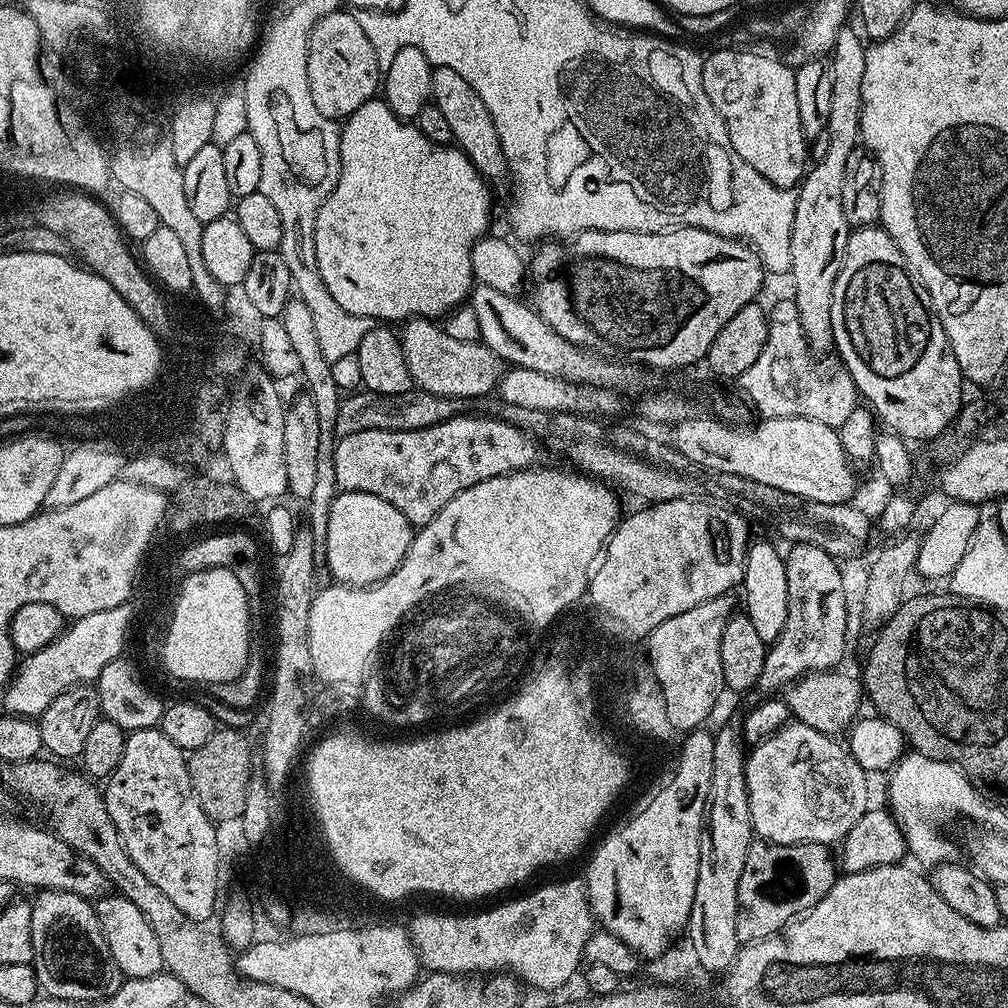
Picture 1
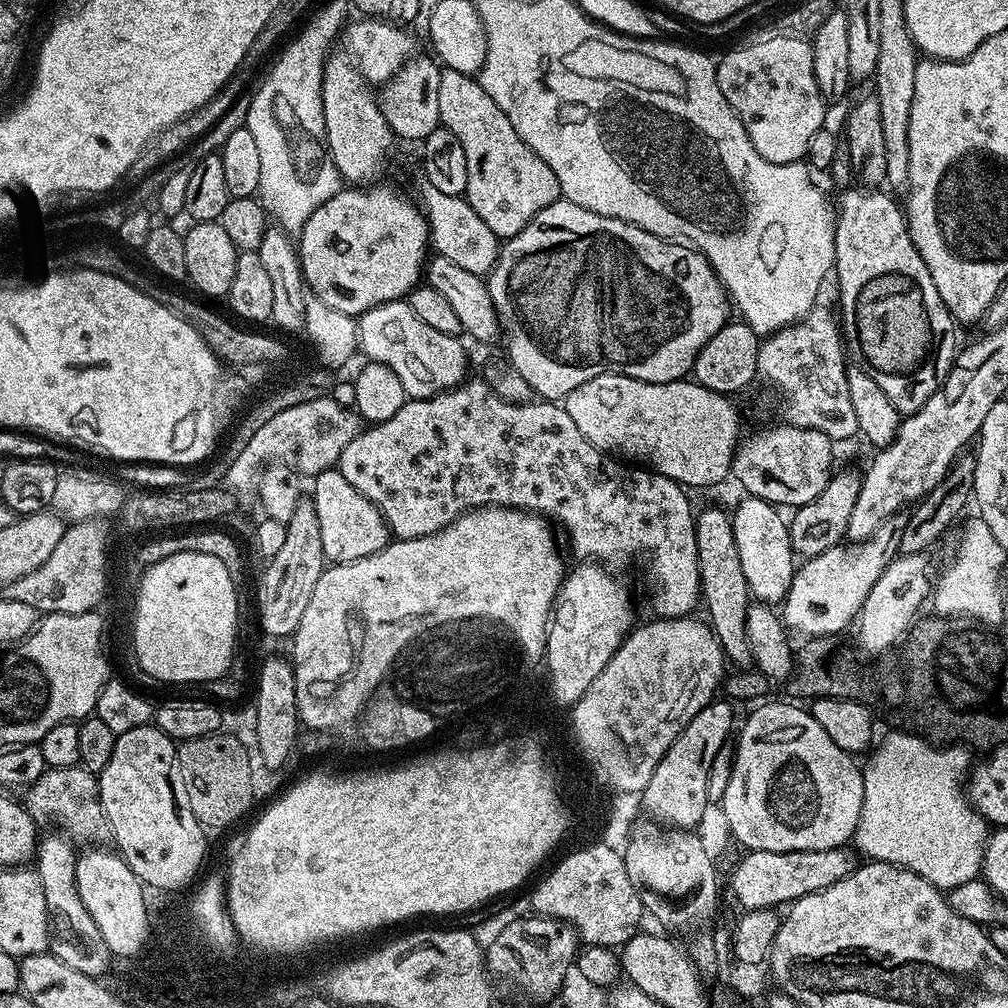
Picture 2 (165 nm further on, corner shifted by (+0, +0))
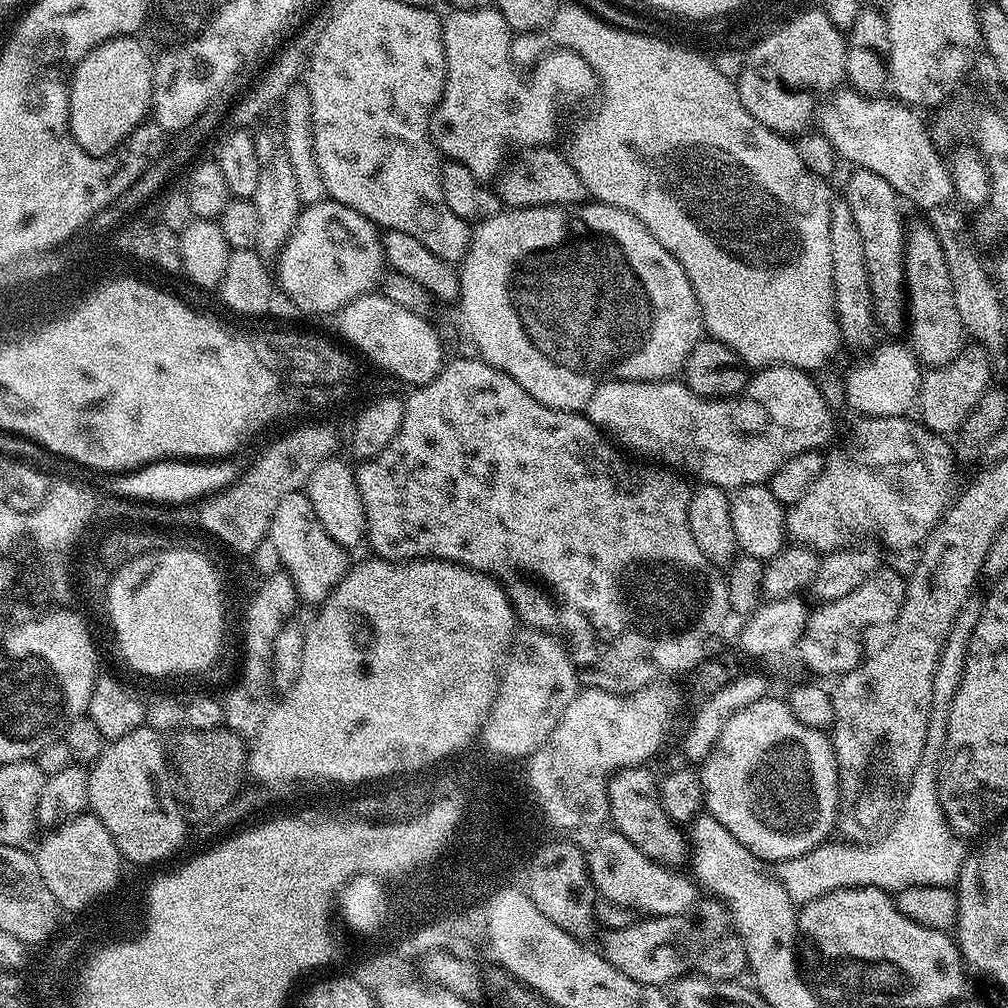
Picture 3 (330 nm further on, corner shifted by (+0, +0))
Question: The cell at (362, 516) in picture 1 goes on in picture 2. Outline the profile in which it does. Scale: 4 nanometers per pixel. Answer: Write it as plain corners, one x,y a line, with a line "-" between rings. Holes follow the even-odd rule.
335,467
327,468
311,481
310,499
318,510
318,527
322,529
322,550
325,561
345,564
366,558
390,543
390,529
384,516
365,496
358,494

